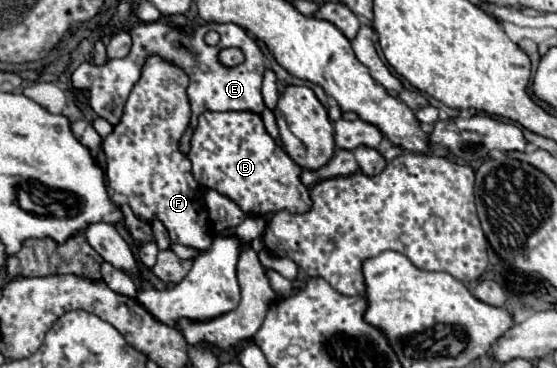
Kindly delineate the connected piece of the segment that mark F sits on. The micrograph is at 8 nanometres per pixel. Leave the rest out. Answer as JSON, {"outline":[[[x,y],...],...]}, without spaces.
{"outline":[[[151,56],[125,104],[121,122],[115,126],[115,132],[103,140],[103,152],[107,158],[109,186],[127,196],[137,218],[151,222],[153,216],[157,216],[169,230],[171,242],[205,252],[213,238],[201,198],[201,184],[191,174],[189,158],[177,146],[191,118],[189,100],[185,96],[187,84],[189,78],[181,68],[159,56]]]}

